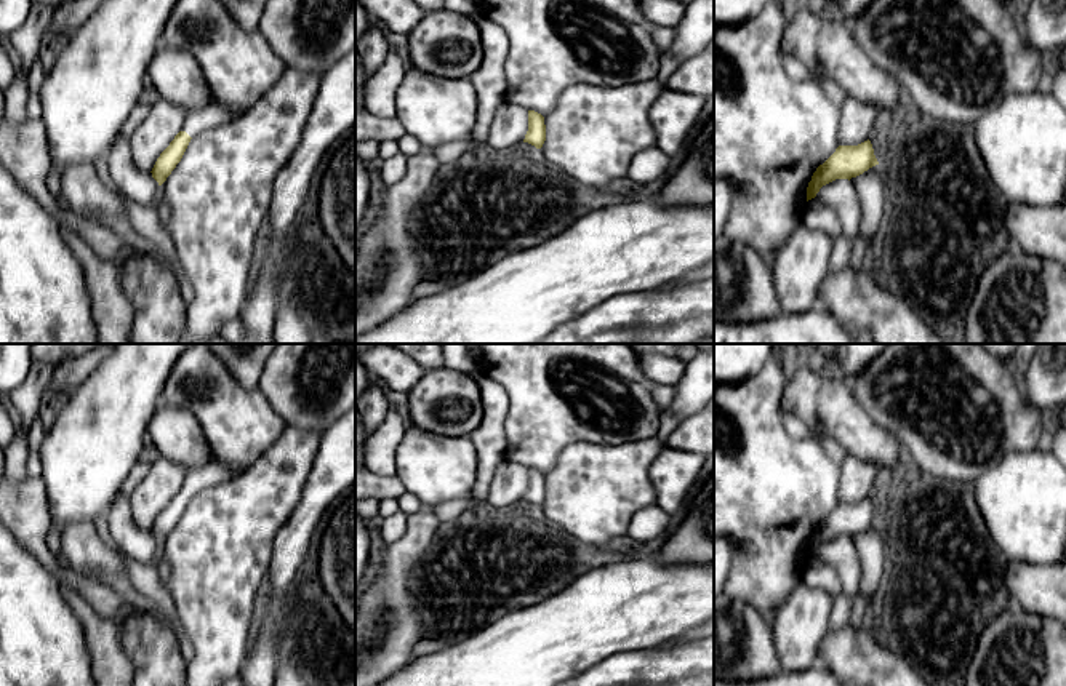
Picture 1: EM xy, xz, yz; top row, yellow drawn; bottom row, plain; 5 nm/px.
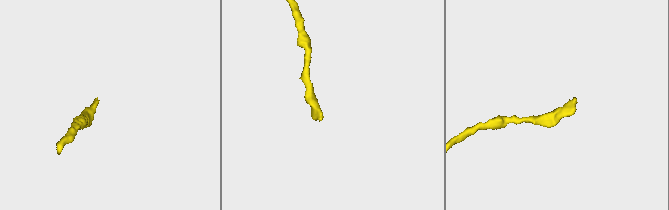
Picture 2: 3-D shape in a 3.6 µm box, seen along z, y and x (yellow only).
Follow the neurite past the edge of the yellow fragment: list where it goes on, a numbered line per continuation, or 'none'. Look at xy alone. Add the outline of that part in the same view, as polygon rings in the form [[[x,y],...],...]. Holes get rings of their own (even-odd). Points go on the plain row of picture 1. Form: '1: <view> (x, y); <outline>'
1: xy (212, 474); [[[224,462],[206,464],[198,469],[187,470],[181,489],[186,489],[190,496],[194,496],[198,489],[219,485],[232,477],[232,472],[224,465]]]

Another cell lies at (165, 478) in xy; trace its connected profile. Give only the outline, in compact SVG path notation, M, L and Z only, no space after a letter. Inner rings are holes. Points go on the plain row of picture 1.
M160 457L152 464L146 478L130 494L136 524L150 531L160 512L182 488L187 469L179 462Z

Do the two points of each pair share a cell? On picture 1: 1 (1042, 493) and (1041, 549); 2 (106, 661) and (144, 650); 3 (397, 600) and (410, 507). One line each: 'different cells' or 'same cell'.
1: same cell
2: different cells
3: different cells

